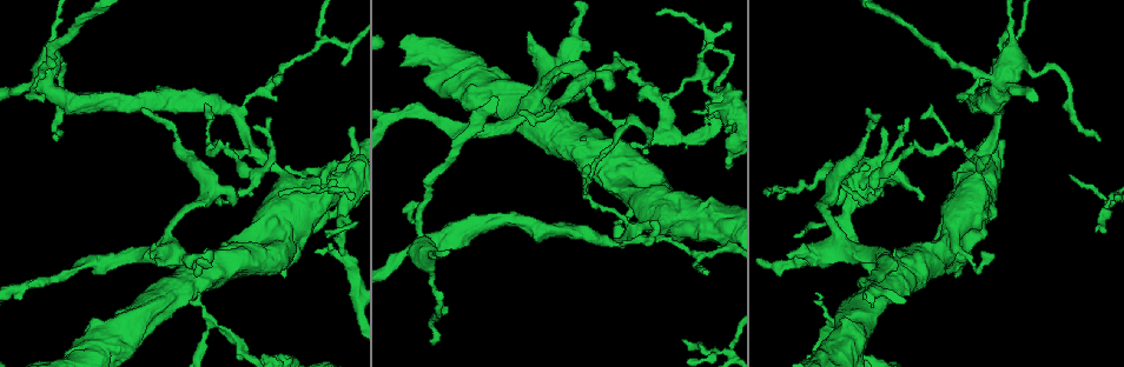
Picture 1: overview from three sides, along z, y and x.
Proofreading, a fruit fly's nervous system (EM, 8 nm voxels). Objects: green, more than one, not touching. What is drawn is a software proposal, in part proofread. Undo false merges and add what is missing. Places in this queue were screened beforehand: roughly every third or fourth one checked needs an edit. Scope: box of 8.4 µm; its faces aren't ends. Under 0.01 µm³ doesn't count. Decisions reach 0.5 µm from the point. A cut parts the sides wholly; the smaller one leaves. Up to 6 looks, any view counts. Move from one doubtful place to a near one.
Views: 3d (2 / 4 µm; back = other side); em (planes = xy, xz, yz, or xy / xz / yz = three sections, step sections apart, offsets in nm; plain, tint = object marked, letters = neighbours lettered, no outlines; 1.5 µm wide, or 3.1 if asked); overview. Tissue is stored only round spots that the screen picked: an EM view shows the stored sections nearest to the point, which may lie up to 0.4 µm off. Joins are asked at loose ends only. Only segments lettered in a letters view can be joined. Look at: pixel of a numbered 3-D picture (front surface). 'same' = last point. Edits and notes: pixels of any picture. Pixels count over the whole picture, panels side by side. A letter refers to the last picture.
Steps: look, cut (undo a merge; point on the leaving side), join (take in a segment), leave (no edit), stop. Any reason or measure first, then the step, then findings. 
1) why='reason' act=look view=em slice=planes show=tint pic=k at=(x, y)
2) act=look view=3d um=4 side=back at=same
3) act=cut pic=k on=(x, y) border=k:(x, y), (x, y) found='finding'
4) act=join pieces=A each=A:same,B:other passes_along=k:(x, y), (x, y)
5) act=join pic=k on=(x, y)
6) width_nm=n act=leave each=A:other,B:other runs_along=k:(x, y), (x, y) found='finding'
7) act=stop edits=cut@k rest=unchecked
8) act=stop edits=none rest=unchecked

act=look view=3d um=4 pic=1 at=(700, 256)

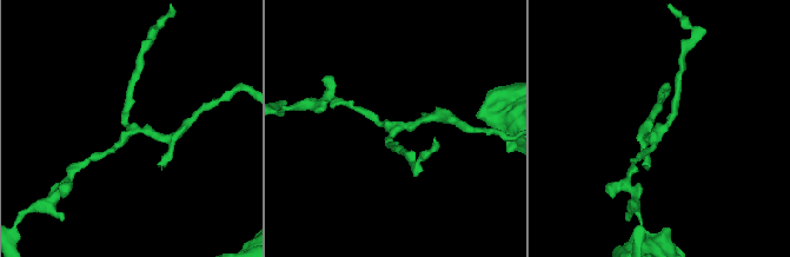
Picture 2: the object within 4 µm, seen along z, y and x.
arms=3 act=look view=em slice=planes show=letters pic=2 at=(394, 129)

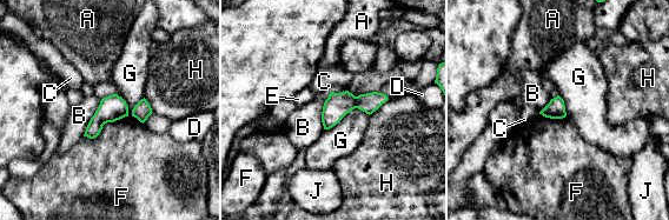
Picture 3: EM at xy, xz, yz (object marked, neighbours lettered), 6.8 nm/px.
width_nm=130 act=cut pic=3 on=(369, 102) each=A:other,B:other,C:other,D:other,E:other,F:other,G:other,H:other,J:other border=3:(356, 97), (357, 107) found='two cells meet here'

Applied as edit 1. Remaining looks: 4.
why='sharp bend' act=look view=3d um=4 pic=1 at=(877, 175)

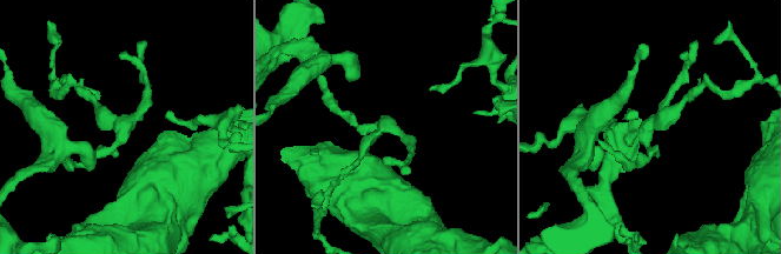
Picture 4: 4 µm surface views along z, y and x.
arms=3 act=look view=em slice=planes show=letters pic=4 at=(653, 125)

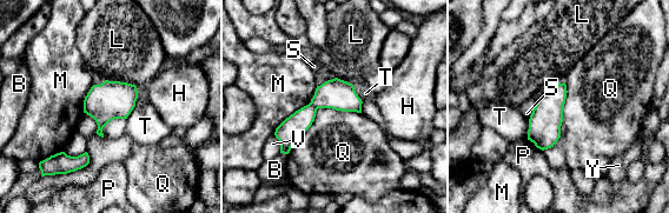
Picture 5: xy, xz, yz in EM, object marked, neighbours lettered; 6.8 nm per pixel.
width_nm=200 act=cut pic=5 on=(337, 94) each=B:other,H:other,L:other,M:other,P:other,Q:other,S:other,T:other,V:other,Y:other found='two cells meet here'

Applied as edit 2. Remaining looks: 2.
act=stop edits=cut@3,cut@5 rest=unchecked

